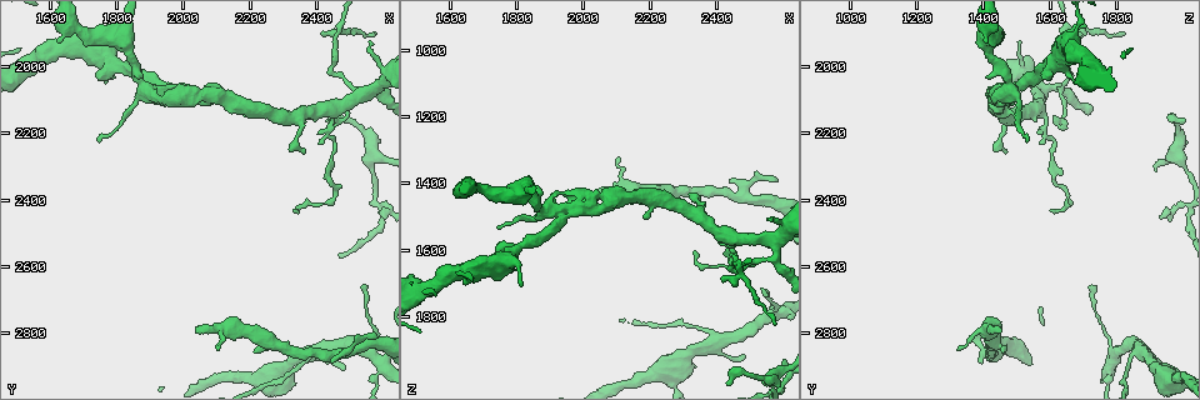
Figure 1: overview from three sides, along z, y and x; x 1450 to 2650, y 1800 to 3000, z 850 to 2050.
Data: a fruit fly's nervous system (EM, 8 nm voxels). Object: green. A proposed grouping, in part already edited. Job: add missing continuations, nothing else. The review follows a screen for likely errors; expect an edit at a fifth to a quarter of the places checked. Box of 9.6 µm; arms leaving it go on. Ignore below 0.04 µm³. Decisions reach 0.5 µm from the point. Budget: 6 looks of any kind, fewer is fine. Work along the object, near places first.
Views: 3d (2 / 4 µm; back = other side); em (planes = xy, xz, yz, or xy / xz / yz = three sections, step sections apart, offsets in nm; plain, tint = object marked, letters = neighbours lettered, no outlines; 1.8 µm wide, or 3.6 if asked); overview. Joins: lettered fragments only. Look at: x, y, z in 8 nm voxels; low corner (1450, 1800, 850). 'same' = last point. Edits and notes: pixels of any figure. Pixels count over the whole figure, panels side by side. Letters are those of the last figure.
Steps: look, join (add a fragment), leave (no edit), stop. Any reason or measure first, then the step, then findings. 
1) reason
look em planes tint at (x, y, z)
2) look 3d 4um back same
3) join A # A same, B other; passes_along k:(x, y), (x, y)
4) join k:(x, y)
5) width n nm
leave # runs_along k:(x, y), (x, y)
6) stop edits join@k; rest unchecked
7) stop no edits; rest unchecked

look 3d 2um at (1630, 1920, 1410)

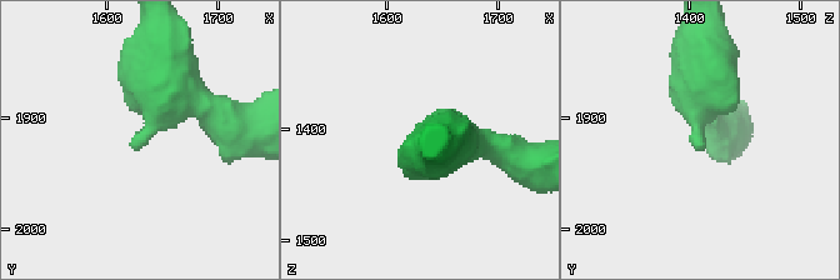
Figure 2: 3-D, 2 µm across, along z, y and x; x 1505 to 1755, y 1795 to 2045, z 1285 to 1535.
now the EM
look em yz step 8 tint at (1628, 1928, 1406)

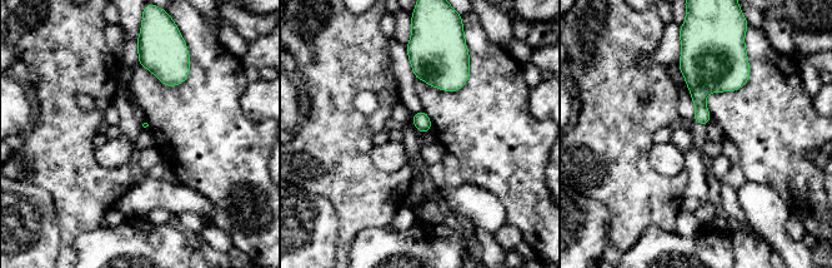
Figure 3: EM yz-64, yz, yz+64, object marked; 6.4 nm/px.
what lies round it
look em yz step 8 letters same

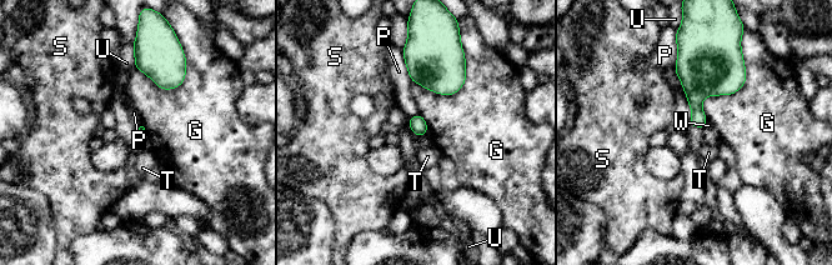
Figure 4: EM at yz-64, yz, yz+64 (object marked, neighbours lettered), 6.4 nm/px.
leave # G other, P other, S other, T other, U other, W other; border 4:(707, 120), (702, 128); no lettered fragment goes on from it

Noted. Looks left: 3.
arms part here
look em planes letters at (1670, 1920, 1660)

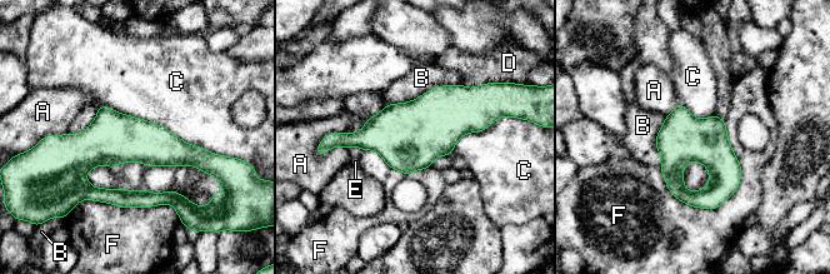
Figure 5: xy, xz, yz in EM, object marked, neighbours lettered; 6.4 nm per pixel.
longest_contact C 850 nm
leave # A other, B other, C other, D other, E other, F other; border 5:(101, 104), (220, 155); none of them fits

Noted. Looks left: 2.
arms part here
look em planes letters at (1950, 2070, 1490)

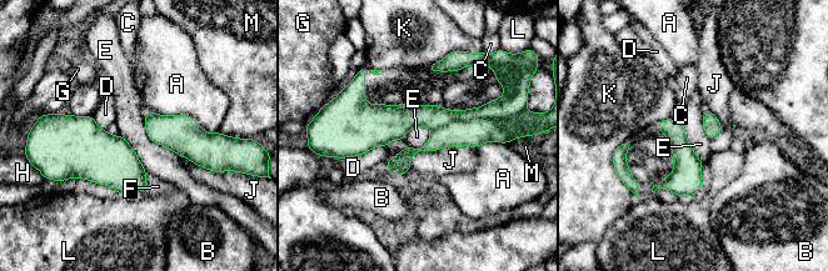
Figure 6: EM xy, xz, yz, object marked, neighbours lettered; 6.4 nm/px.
leave # A other, B other, C other, D other, E other, F other, G other, H other, J other, K other, L other, M other; border 6:(432, 130), (413, 126), (403, 139); no lettered fragment goes on from it

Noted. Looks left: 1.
stop no edits; rest unchecked

